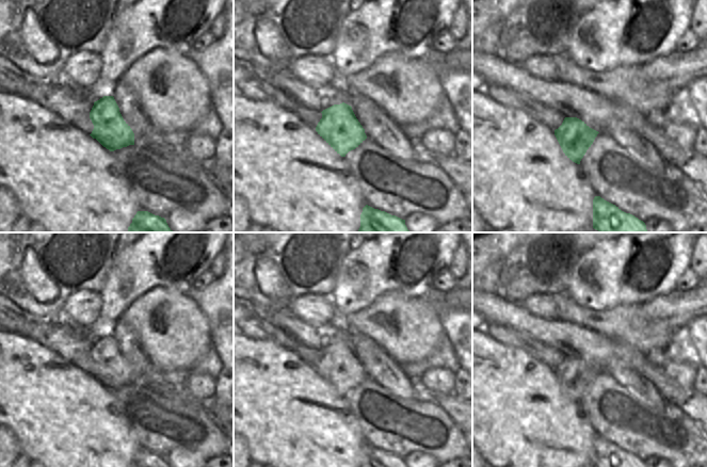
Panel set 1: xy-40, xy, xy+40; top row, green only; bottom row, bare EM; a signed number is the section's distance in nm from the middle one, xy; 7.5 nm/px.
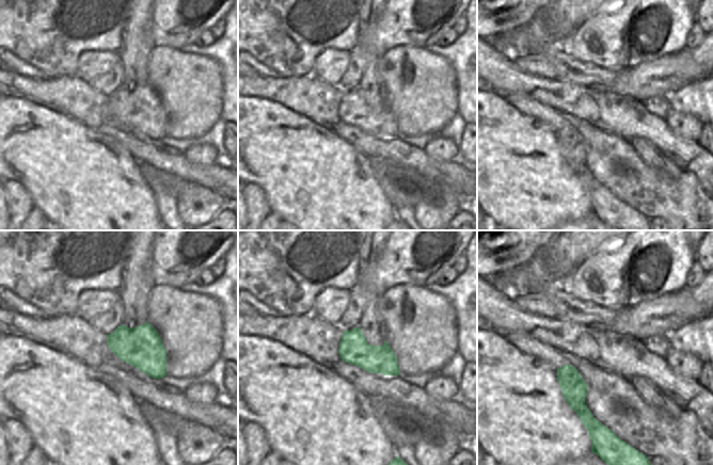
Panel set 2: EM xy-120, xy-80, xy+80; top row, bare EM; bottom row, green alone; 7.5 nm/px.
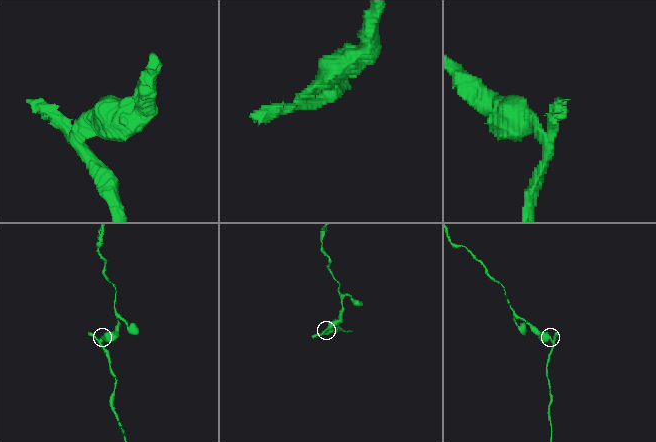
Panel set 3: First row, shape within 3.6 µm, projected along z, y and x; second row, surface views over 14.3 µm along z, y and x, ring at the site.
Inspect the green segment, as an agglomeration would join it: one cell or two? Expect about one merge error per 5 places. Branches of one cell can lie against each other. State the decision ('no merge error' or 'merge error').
merge error

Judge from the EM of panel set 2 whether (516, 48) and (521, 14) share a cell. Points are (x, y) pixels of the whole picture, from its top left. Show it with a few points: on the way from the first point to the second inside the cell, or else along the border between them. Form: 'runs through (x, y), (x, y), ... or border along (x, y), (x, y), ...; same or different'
border along (524, 26), (501, 33), (495, 37); different

